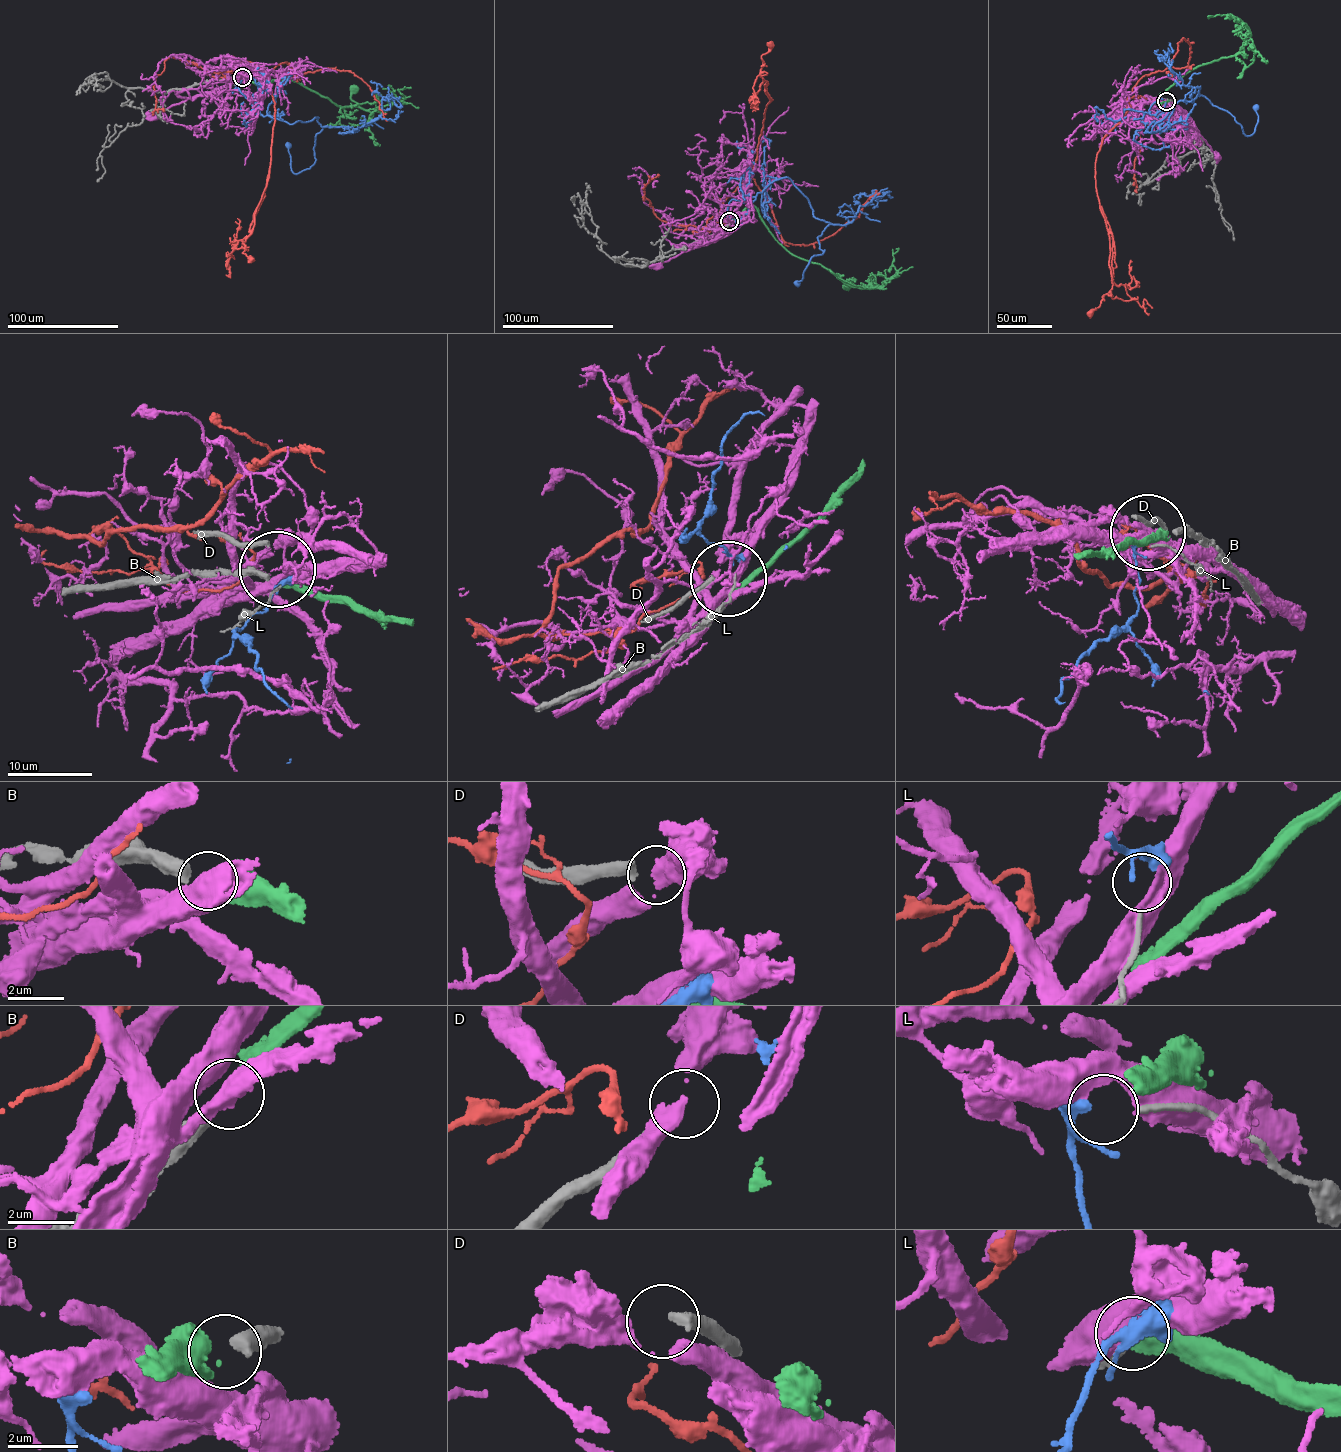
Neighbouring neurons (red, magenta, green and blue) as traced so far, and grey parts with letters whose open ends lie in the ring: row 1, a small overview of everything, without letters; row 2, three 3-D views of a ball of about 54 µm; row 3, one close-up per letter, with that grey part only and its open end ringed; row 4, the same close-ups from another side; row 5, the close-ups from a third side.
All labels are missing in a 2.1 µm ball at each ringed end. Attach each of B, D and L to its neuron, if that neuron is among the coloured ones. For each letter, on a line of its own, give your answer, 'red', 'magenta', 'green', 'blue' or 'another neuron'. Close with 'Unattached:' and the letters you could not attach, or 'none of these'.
B: green
D: another neuron
L: blue
Unattached: D

